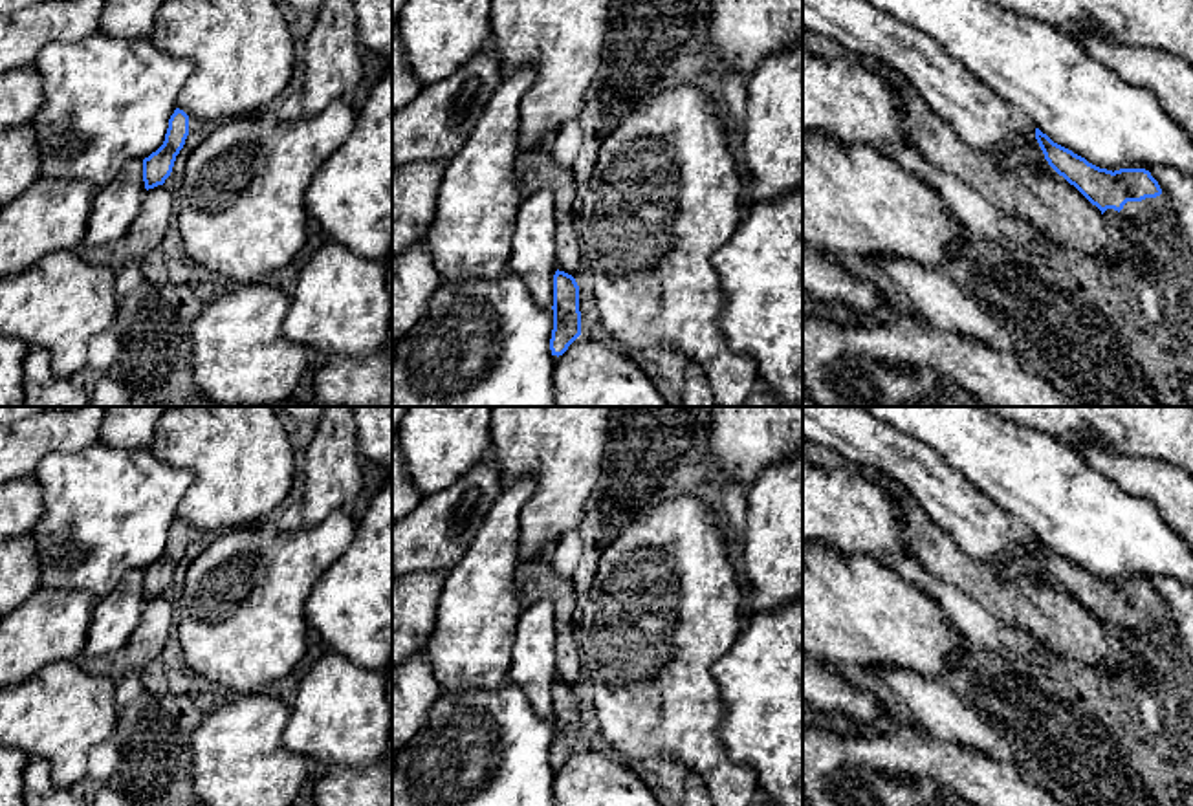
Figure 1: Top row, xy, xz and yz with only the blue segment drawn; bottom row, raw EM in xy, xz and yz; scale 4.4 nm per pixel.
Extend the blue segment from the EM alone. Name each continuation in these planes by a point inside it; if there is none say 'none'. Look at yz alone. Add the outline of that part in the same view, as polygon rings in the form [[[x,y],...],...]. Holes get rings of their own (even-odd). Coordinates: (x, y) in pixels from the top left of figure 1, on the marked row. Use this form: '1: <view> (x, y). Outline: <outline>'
1: yz (1148, 211). Outline: [[[1164,192],[1156,198],[1127,202],[1120,212],[1107,209],[1103,216],[1114,223],[1123,220],[1127,223],[1142,223],[1147,227],[1153,227],[1158,220],[1175,223],[1175,209]]]

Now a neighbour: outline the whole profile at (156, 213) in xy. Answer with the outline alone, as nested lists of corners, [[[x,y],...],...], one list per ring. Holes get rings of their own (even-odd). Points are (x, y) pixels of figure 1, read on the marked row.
[[[165,183],[148,189],[137,218],[117,244],[101,247],[82,245],[77,255],[90,264],[106,266],[114,273],[132,262],[141,262],[174,223],[172,196]]]

